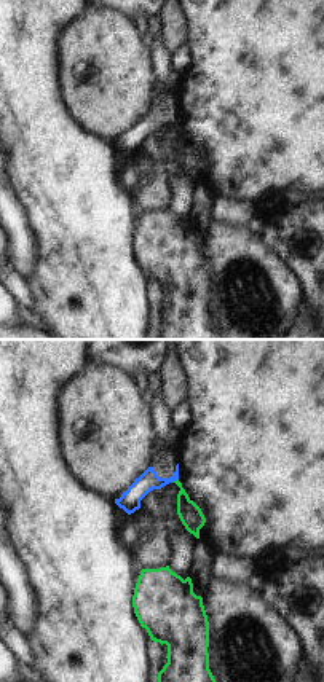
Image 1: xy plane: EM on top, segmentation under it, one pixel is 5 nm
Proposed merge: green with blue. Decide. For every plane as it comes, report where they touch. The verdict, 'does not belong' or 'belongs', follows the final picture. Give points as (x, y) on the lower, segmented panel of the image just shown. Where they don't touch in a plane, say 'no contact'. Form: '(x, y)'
(174, 482)

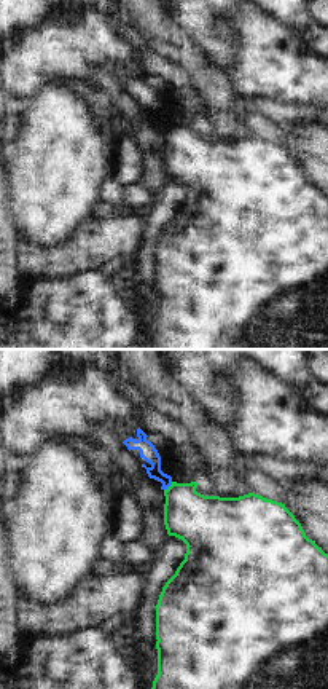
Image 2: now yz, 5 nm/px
(169, 487)

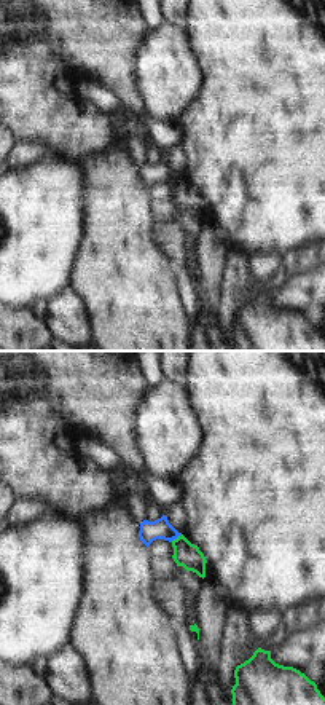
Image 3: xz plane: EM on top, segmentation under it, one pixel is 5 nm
(177, 538)

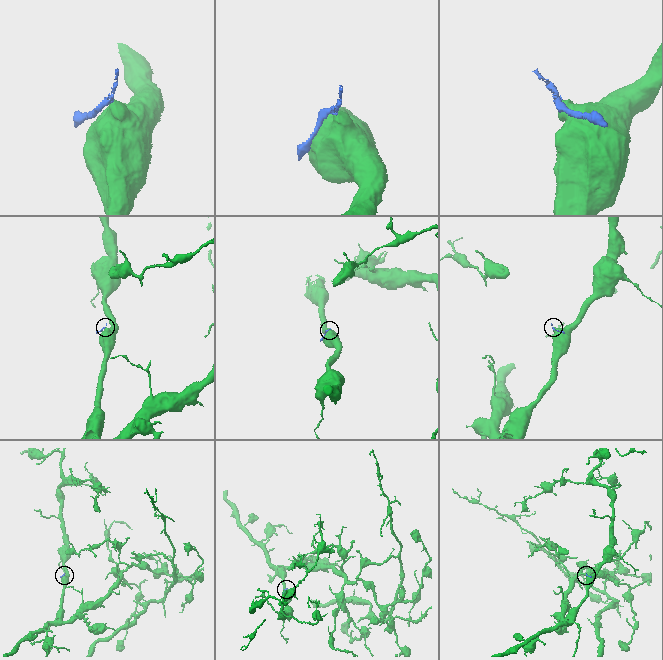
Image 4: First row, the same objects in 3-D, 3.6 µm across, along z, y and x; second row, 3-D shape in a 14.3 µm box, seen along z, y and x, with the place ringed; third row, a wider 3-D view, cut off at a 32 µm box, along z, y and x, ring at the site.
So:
does not belong

